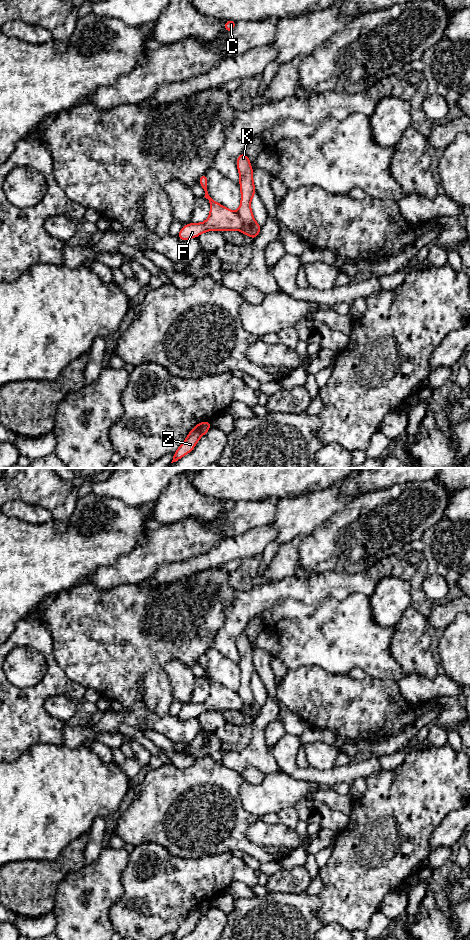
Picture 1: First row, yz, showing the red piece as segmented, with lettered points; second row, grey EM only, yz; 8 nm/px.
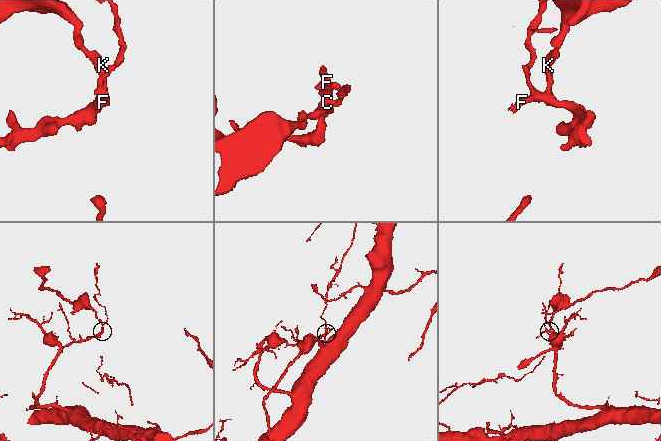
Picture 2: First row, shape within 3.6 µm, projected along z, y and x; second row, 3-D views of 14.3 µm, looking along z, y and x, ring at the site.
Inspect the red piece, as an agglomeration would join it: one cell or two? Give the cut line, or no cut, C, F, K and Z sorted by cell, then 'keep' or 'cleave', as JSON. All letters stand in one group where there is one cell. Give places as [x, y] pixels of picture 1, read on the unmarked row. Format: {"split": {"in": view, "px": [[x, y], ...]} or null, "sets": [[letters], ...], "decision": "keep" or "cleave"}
{"split": {"in": "yz", "px": [[236, 692], [242, 700], [242, 708], [240, 710]]}, "sets": [["C", "F", "Z"], ["K"]], "decision": "cleave"}

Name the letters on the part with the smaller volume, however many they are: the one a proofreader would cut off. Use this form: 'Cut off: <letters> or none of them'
Cut off: K

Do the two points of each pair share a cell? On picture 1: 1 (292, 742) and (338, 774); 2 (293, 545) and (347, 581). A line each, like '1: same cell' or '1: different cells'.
1: same cell
2: different cells

